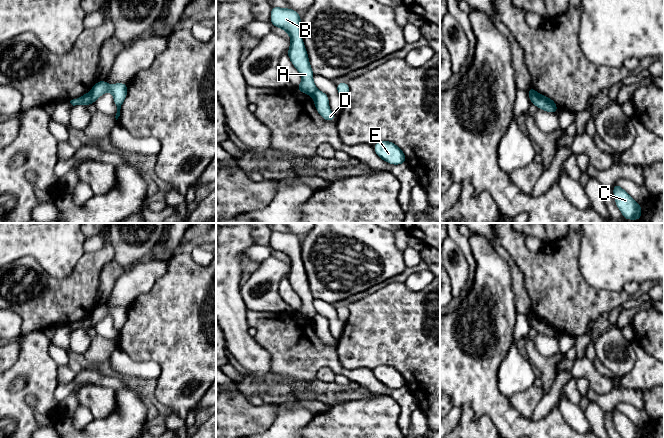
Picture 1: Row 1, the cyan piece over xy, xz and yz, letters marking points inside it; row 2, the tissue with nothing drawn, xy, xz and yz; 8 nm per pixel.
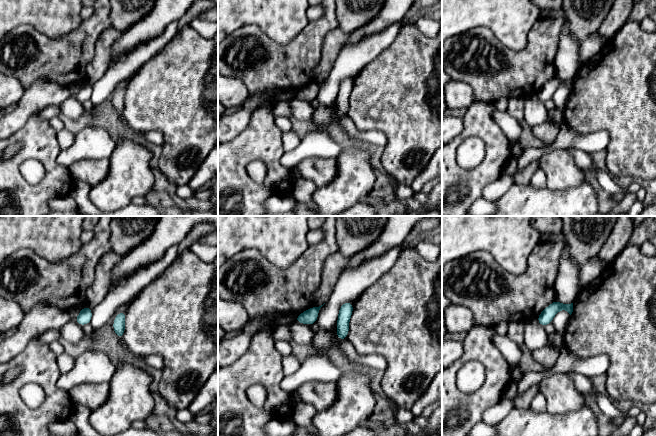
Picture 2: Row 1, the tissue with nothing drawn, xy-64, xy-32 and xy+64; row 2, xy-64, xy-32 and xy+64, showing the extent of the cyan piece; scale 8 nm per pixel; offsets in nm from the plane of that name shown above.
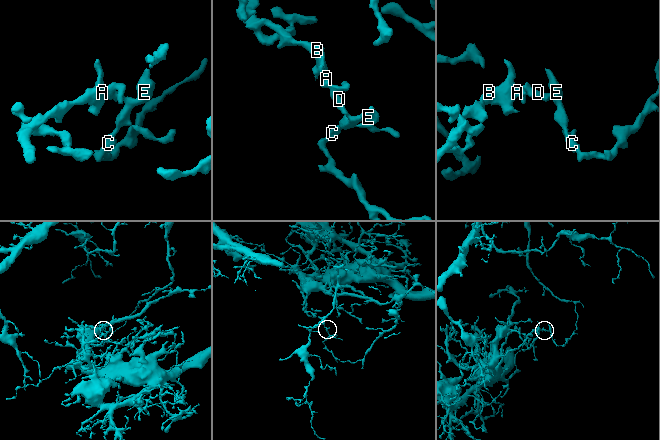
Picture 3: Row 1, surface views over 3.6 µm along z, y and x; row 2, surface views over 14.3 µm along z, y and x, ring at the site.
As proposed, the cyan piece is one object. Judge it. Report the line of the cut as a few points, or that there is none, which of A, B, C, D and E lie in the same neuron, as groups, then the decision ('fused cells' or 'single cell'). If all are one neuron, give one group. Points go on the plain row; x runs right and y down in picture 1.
cut in xy along (89, 316), (91, 327); A B / C D E; fused cells

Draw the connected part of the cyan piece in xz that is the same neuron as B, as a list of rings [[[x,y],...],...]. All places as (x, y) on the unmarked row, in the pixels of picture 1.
[[[272,230],[270,245],[273,250],[283,253],[291,262],[287,278],[291,287],[302,301],[302,305],[296,313],[305,318],[312,319],[317,312],[313,306],[314,297],[301,260],[301,241],[299,237],[290,232]]]

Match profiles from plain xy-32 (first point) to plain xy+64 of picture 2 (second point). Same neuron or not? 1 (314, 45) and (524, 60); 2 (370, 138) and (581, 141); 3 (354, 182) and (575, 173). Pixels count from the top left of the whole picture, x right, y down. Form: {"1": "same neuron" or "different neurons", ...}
{"1": "same neuron", "2": "same neuron", "3": "different neurons"}

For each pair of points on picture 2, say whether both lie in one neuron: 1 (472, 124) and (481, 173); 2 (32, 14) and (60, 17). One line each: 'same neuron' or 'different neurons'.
1: same neuron
2: same neuron

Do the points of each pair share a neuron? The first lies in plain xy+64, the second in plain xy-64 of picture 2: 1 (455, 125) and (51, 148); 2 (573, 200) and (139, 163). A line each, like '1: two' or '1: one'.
1: two
2: one

